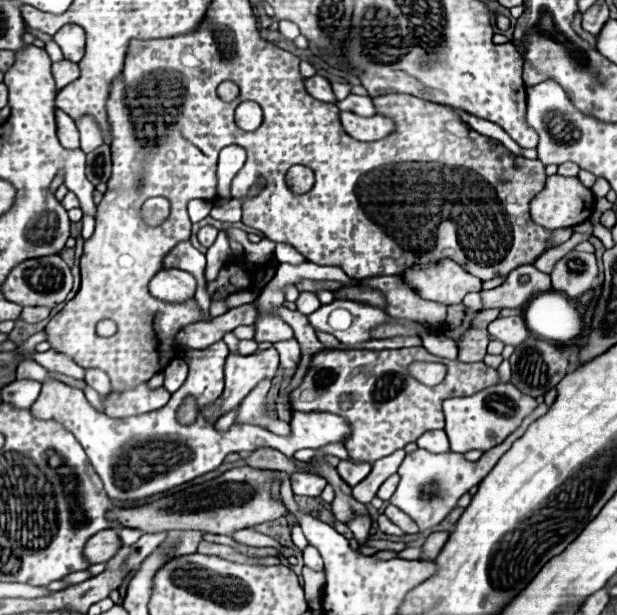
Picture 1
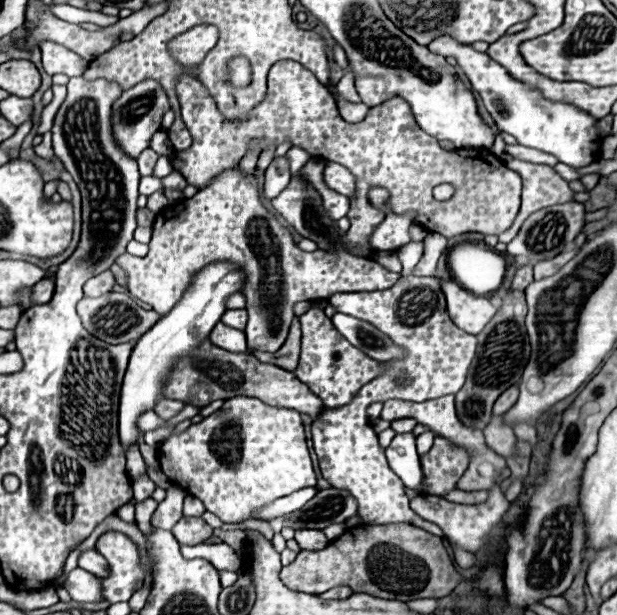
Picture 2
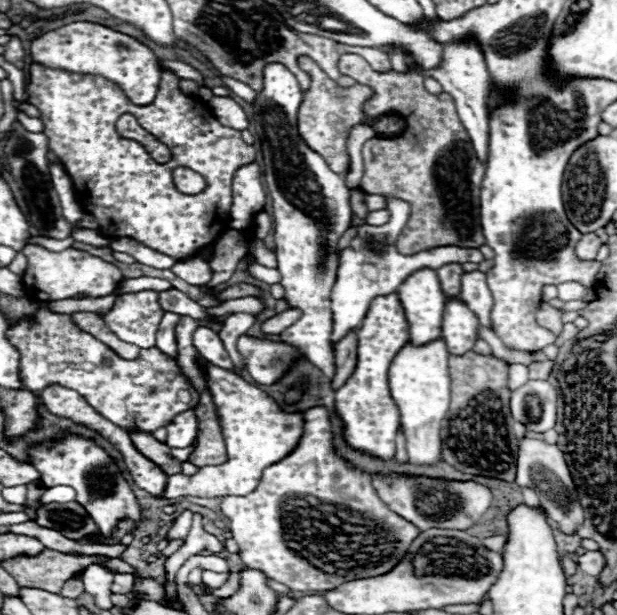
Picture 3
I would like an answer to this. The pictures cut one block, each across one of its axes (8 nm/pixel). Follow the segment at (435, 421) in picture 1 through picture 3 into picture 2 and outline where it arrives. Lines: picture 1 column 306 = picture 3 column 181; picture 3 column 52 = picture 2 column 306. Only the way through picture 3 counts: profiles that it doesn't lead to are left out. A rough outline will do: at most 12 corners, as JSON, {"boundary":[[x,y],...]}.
{"boundary":[[320,308],[300,316],[294,370],[330,408],[384,372]]}

